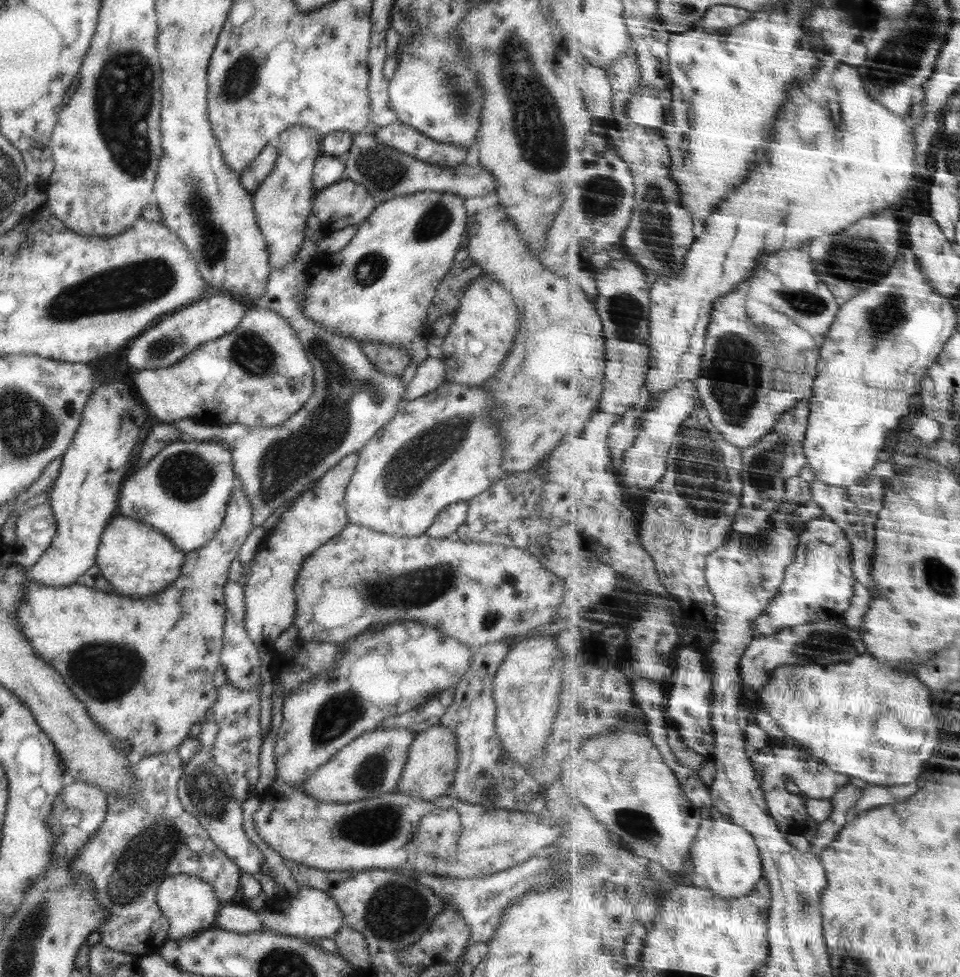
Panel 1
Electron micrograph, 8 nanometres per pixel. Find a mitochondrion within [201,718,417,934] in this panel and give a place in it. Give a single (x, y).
(373, 826)

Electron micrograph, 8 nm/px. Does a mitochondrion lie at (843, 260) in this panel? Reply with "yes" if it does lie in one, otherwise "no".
yes

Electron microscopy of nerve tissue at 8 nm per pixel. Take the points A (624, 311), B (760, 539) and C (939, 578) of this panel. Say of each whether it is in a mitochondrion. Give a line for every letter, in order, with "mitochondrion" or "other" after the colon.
A: mitochondrion
B: other
C: mitochondrion

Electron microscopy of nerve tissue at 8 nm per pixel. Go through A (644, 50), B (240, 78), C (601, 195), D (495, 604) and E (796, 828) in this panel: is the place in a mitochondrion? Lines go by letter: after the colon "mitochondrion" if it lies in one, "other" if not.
A: other
B: mitochondrion
C: mitochondrion
D: other
E: other

